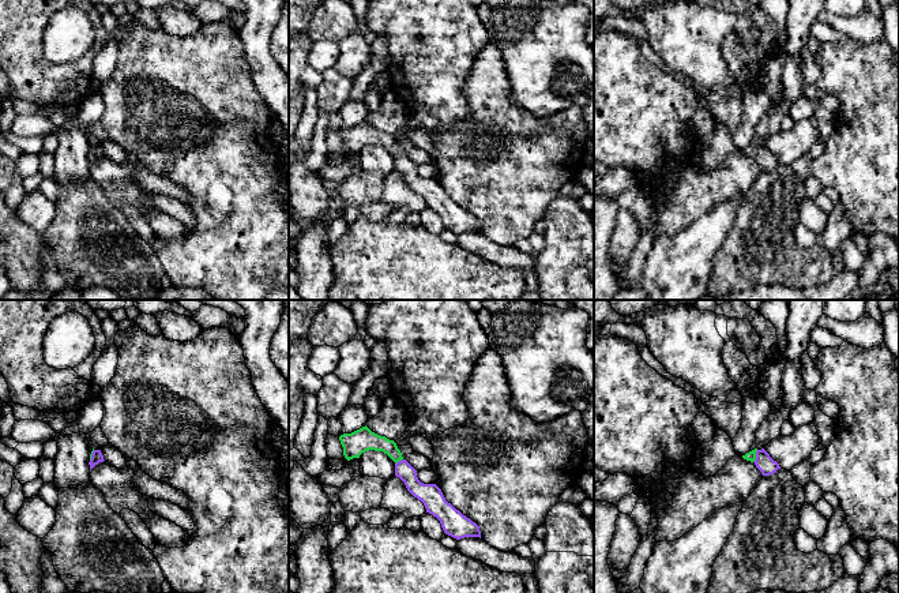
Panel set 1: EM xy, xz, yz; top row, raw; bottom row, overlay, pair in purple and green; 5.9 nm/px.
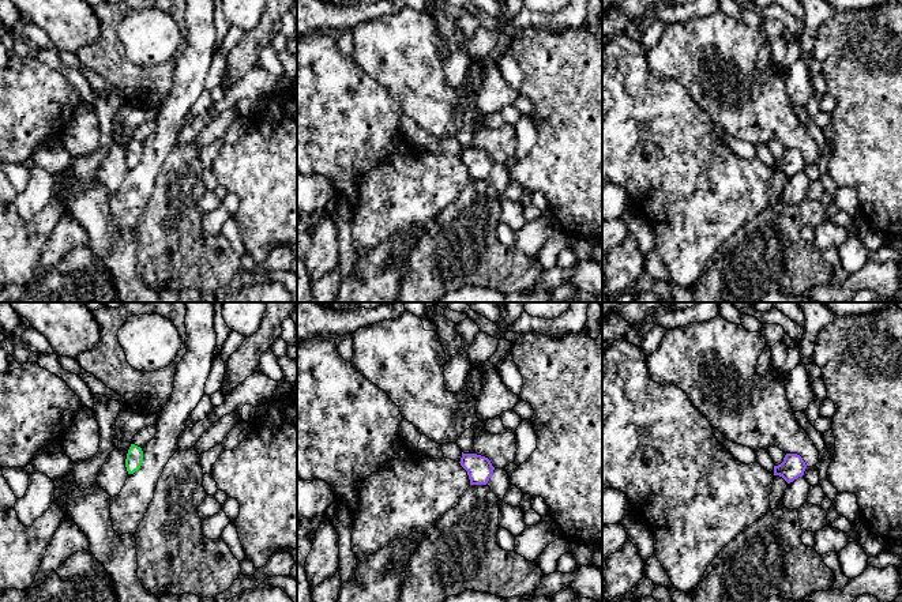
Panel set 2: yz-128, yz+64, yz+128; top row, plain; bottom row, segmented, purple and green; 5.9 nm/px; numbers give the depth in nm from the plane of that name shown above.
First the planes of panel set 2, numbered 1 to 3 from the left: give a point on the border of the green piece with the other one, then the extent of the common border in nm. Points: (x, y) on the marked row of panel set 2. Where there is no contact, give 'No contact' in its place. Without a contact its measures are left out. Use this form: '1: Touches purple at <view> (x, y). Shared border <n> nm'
1: No contact
2: No contact
3: No contact

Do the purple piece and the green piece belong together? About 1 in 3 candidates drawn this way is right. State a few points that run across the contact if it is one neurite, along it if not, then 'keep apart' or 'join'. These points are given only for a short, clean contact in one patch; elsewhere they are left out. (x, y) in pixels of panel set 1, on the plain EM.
line yz (764, 157), (756, 150), (751, 150); join

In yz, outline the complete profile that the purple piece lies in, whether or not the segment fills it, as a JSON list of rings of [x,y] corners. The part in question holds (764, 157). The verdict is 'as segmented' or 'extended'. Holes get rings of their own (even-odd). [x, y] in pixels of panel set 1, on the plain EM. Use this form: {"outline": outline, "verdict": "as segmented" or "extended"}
{"outline": [[[755,143],[742,150],[742,153],[753,157],[763,170],[774,169],[778,164],[780,164],[779,158],[774,155],[764,143]]], "verdict": "extended"}

